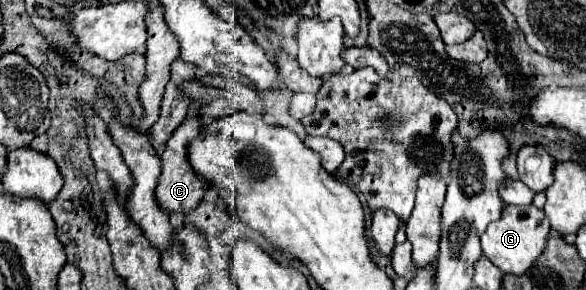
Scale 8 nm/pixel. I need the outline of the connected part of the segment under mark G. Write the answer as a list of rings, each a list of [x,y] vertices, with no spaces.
[[[534,204],[528,206],[504,206],[500,220],[492,222],[482,234],[482,250],[488,260],[492,260],[504,274],[524,274],[532,262],[542,254],[550,232],[550,222],[544,210]]]

